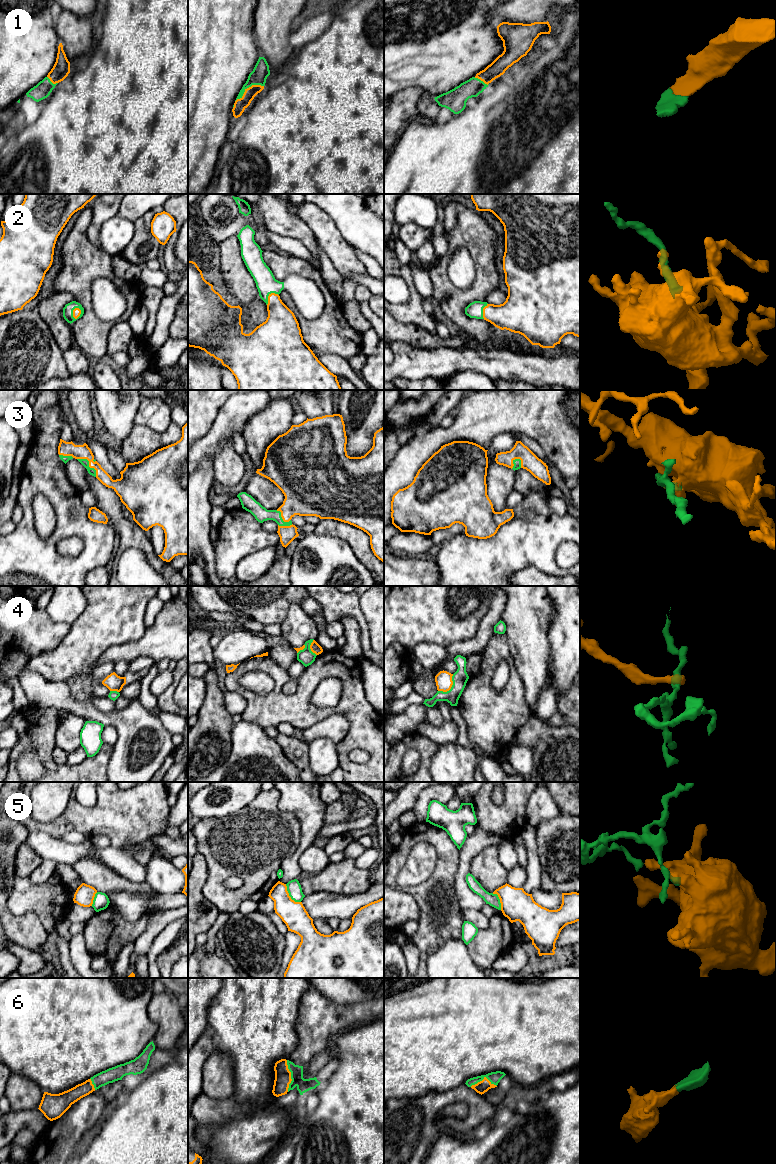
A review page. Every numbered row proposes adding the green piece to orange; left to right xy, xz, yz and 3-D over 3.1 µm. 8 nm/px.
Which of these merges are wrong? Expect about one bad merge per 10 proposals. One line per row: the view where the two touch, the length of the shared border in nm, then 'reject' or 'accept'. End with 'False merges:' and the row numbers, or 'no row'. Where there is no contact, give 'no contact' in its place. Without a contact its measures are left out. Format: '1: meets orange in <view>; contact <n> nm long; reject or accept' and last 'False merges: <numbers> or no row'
1: meets orange in xz; contact 260 nm long; accept
2: meets orange in xy; contact 110 nm long; accept
3: meets orange in xy; contact 220 nm long; accept
4: meets orange in yz; contact 190 nm long; reject
5: meets orange in xz; contact 200 nm long; reject
6: meets orange in xz; contact 260 nm long; accept
False merges: 4, 5

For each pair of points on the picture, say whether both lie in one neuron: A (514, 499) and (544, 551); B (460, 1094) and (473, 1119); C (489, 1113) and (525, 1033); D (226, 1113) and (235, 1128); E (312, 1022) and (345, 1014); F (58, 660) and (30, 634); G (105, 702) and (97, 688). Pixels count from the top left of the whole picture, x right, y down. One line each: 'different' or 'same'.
A: different
B: same
C: different
D: different
E: same
F: different
G: different

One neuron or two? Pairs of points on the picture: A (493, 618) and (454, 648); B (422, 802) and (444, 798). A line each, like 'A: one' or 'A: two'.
A: one
B: one

